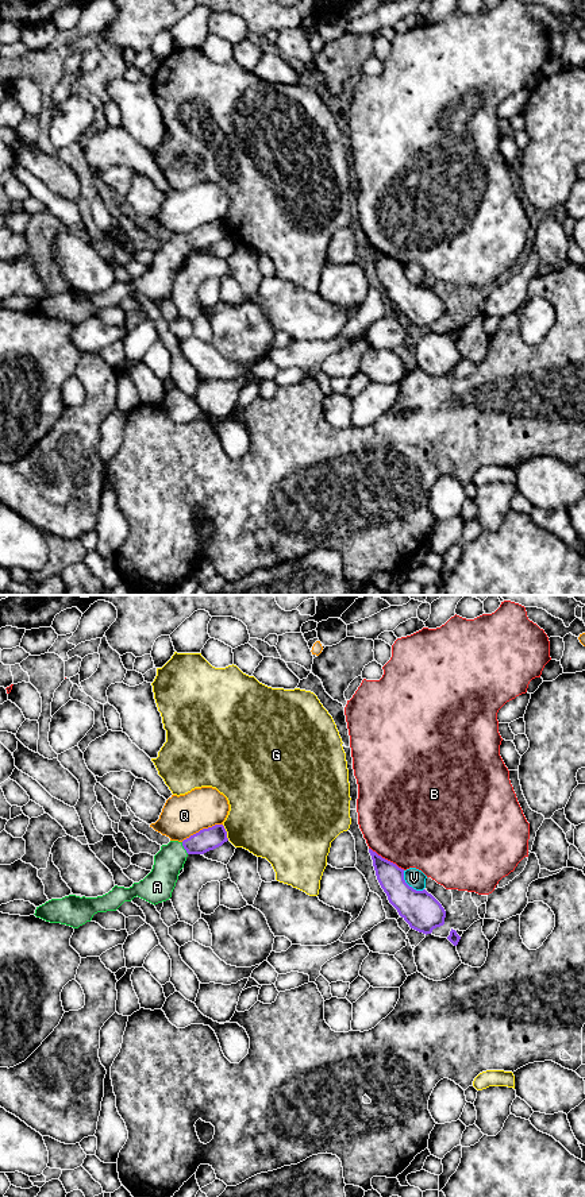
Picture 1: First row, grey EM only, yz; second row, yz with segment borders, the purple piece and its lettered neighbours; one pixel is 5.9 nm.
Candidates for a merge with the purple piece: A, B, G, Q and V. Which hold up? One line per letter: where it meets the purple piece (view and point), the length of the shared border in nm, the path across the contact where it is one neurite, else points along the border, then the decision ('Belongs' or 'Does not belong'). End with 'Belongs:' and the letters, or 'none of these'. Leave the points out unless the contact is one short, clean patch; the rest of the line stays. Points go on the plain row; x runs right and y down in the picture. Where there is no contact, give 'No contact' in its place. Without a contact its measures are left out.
A: Touches purple at yz (184, 243). Shared border 80 nm. Path across: yz (206, 235), (184, 243), (168, 258). Belongs
B: Touches purple at yz (387, 255). Shared border 260 nm. Does not belong
G: Touches purple at yz (226, 228). Shared border 100 nm. Does not belong
Q: Touches purple at yz (203, 224). Shared border 260 nm. Does not belong
V: Touches purple at yz (408, 281). Shared border 170 nm. Does not belong
Belongs: A

